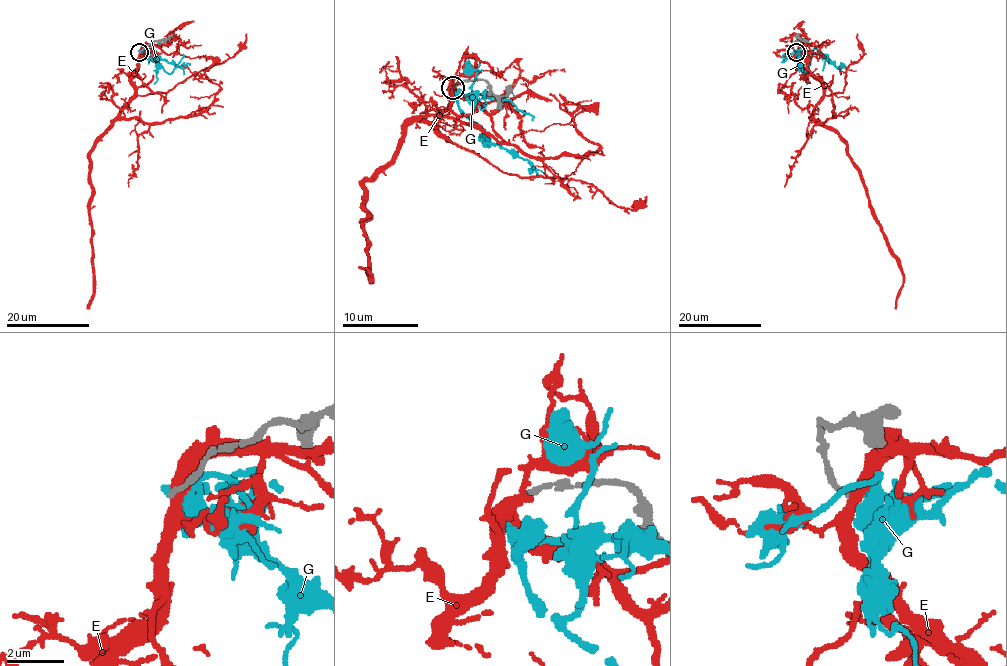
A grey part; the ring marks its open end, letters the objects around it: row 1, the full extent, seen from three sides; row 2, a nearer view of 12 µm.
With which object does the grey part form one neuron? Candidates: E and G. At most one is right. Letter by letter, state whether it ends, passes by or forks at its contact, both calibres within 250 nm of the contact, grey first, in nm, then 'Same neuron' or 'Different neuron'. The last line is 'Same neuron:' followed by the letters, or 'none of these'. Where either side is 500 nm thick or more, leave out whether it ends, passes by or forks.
E: It passes by. Thickness 180 nm (grey) against 400 nm. Different neuron
G: It ends there. Thickness 180 nm (grey) against 300 nm. Different neuron
Same neuron: none of these

